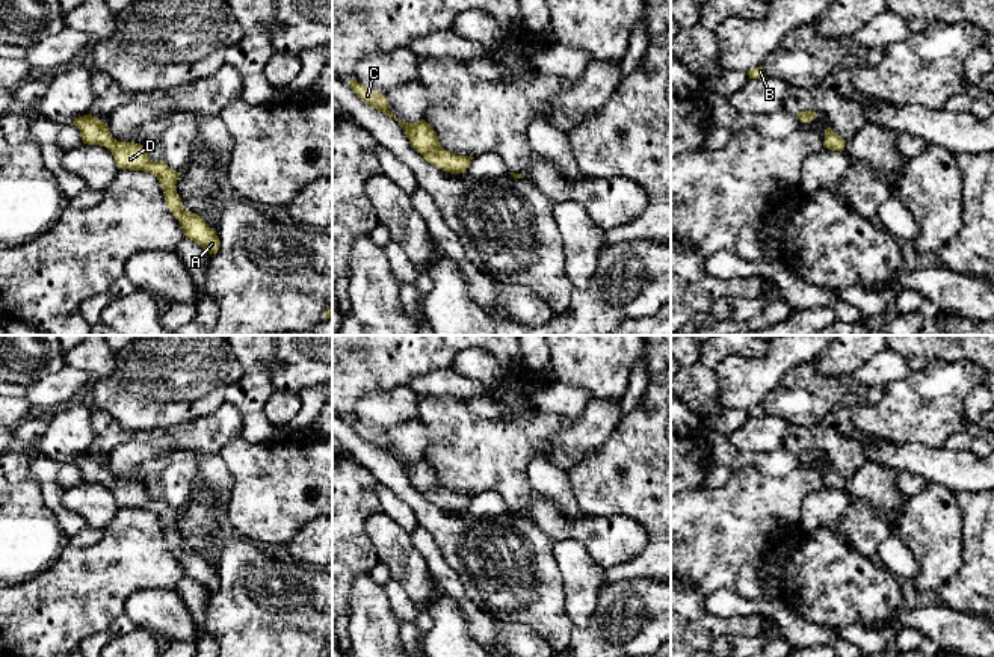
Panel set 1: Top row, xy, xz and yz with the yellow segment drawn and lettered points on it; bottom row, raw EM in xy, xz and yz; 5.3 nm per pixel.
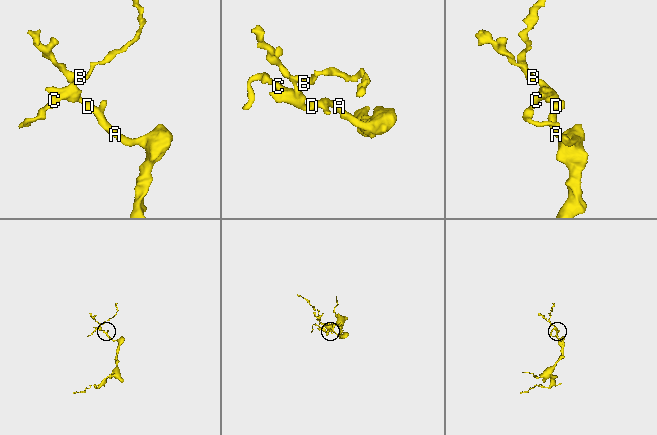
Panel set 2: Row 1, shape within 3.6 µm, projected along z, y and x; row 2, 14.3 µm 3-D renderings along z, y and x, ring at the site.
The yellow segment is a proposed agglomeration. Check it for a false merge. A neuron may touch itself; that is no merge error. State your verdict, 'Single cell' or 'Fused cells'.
Single cell

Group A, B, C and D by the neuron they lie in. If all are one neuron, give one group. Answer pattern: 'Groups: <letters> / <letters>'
Groups: A B C D

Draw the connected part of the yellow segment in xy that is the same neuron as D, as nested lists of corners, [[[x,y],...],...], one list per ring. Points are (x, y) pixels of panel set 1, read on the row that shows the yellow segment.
[[[91,113],[76,118],[73,124],[80,130],[83,143],[106,147],[112,153],[118,169],[145,171],[156,175],[162,186],[166,205],[178,219],[184,236],[198,243],[210,255],[219,251],[221,242],[216,230],[210,228],[202,216],[183,208],[183,201],[175,190],[180,177],[178,172],[171,169],[163,160],[153,162],[144,145],[113,139],[107,124]]]

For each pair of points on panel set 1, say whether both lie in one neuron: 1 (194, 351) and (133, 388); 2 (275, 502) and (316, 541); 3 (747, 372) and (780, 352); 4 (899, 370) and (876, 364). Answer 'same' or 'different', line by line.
1: same
2: different
3: same
4: same

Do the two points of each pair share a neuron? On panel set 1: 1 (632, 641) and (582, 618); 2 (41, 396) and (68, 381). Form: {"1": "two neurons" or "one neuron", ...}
{"1": "two neurons", "2": "one neuron"}

